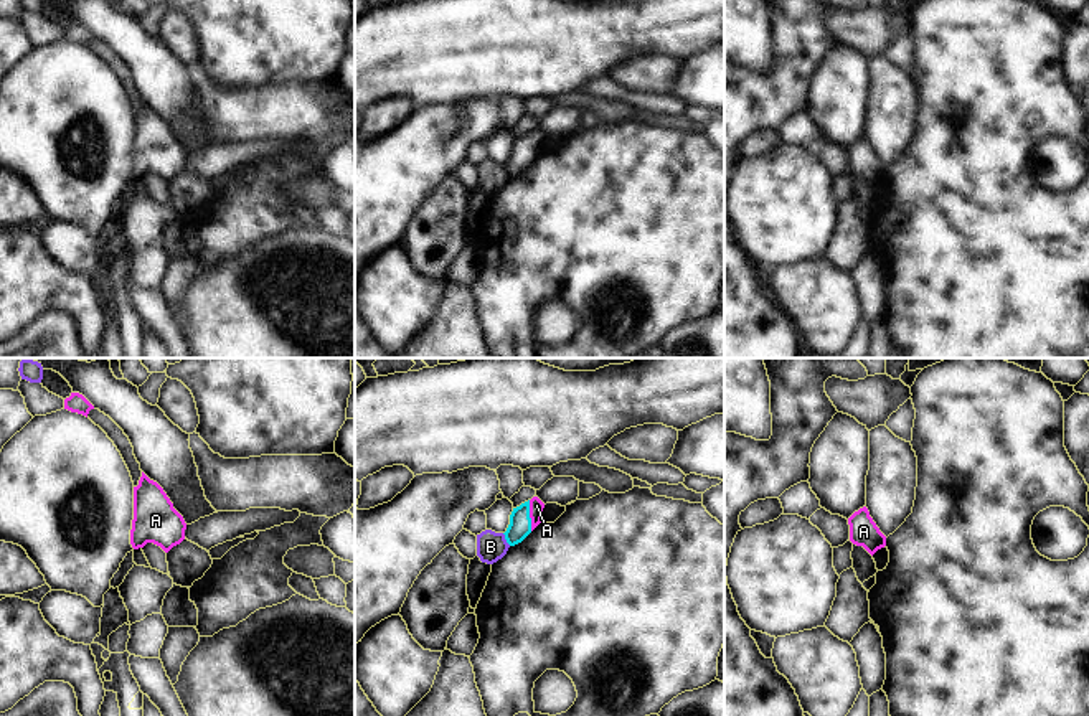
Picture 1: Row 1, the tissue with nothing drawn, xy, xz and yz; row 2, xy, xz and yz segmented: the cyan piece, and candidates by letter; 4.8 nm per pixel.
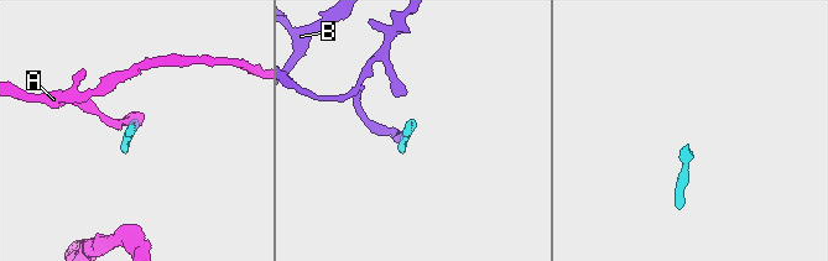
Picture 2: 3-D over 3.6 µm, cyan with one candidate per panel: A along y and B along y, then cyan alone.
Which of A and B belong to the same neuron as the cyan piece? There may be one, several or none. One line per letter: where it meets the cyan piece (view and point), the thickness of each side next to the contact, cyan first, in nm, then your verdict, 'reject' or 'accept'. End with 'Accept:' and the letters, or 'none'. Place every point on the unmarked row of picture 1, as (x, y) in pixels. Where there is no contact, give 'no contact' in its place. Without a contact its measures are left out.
A: xz (528, 146) | 110/70 nm | accept
B: xz (505, 169) | 110/140 nm | reject
Accept: A

